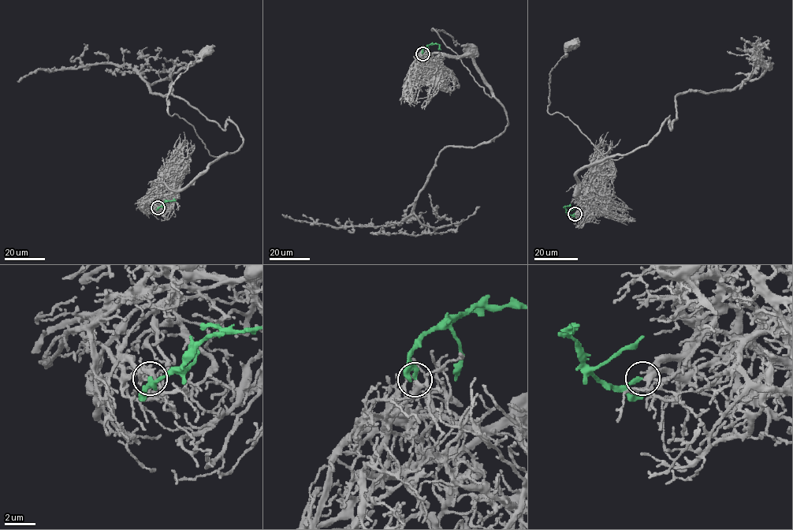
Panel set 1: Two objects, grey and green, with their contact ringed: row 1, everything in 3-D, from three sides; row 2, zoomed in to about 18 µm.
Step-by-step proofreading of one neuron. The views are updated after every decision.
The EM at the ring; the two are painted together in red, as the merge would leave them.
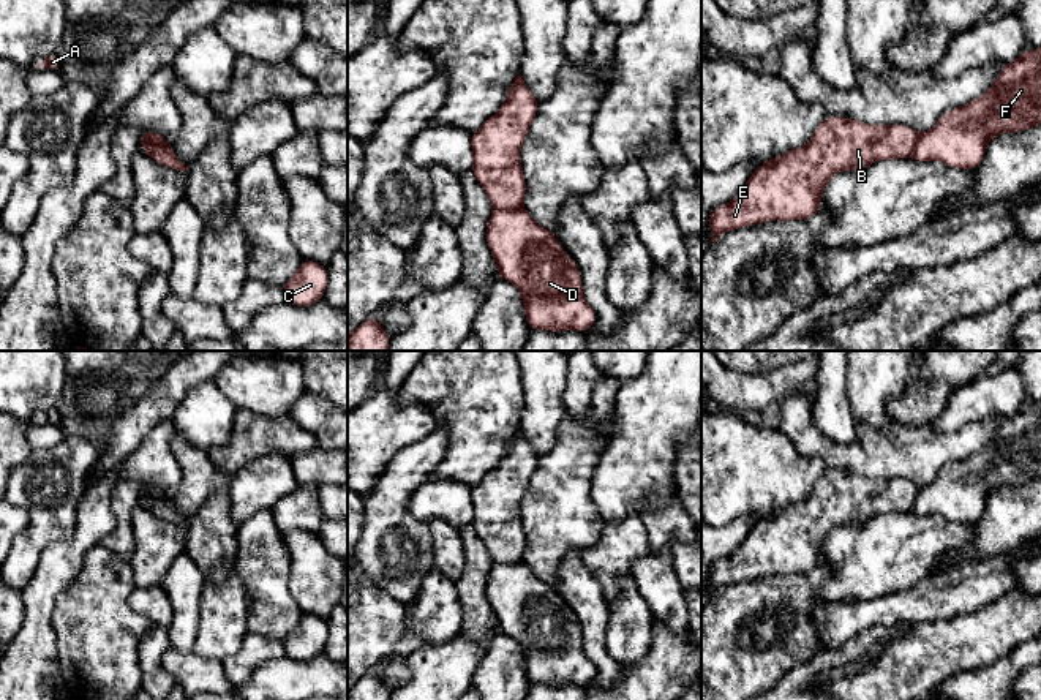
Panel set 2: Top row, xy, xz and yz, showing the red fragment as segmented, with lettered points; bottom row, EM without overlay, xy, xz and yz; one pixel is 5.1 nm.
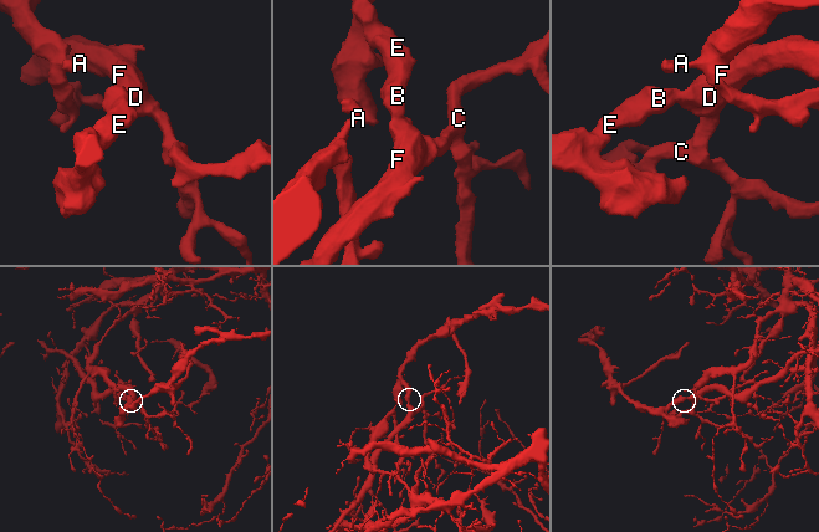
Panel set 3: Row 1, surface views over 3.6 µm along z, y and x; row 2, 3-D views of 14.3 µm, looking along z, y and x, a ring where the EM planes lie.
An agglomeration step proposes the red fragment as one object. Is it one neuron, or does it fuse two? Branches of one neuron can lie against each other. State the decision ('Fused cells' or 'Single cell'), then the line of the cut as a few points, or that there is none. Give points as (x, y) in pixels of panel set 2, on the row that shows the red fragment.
Fused cells. Split along xy (142, 131), (147, 149), (168, 143)

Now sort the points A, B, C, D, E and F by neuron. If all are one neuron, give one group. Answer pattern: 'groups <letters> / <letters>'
groups A C D F / B E

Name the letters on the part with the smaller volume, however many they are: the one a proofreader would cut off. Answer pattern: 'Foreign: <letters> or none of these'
Foreign: B, E

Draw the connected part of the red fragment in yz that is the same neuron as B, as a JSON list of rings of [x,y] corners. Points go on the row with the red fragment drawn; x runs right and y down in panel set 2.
[[[828,115],[807,145],[758,164],[731,202],[712,209],[711,243],[728,231],[769,220],[810,220],[832,175],[866,171],[875,160],[908,158],[916,142],[918,133],[907,125],[869,125]]]

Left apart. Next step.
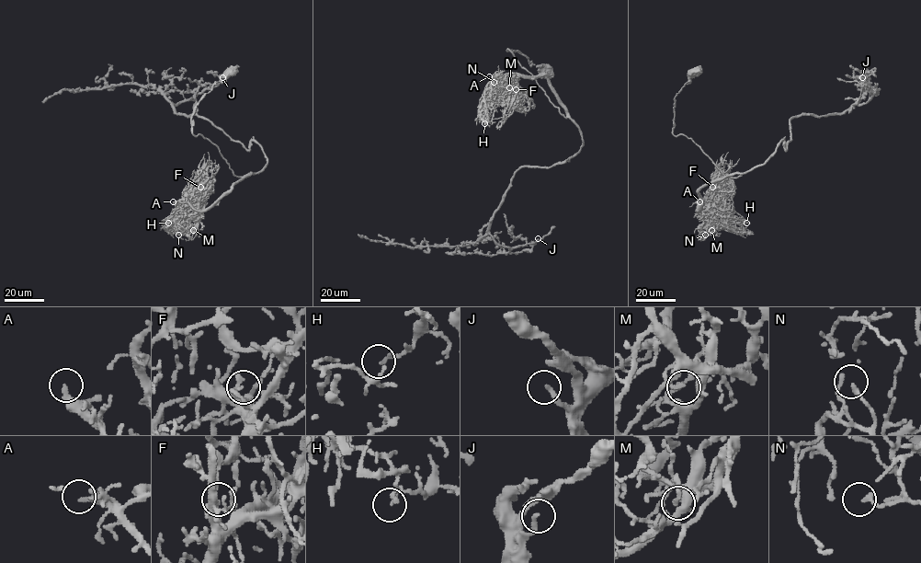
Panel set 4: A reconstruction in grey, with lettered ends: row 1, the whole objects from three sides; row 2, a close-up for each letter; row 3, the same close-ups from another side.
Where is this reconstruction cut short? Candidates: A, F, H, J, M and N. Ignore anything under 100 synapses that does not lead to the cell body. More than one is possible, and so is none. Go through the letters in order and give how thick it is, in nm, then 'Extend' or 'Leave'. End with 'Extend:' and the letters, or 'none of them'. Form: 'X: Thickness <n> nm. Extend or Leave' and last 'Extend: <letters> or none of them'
A: Thickness 360 nm. Extend
F: Thickness 160 nm. Leave
H: Thickness 120 nm. Leave
J: Thickness 190 nm. Leave
M: Thickness 150 nm. Leave
N: Thickness 140 nm. Leave
Extend: A

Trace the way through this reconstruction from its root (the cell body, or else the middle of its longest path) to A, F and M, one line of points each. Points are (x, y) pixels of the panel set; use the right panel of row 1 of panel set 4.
A: (694, 70), (675, 97), (673, 133), (724, 175), (741, 174), (704, 185), (698, 211), (708, 207), (699, 201)
F: (694, 70), (675, 97), (673, 133), (690, 138), (724, 175), (741, 174), (704, 185), (700, 212), (712, 187)
M: (694, 70), (675, 97), (673, 133), (690, 138), (724, 175), (741, 174), (699, 191), (699, 211), (711, 230)

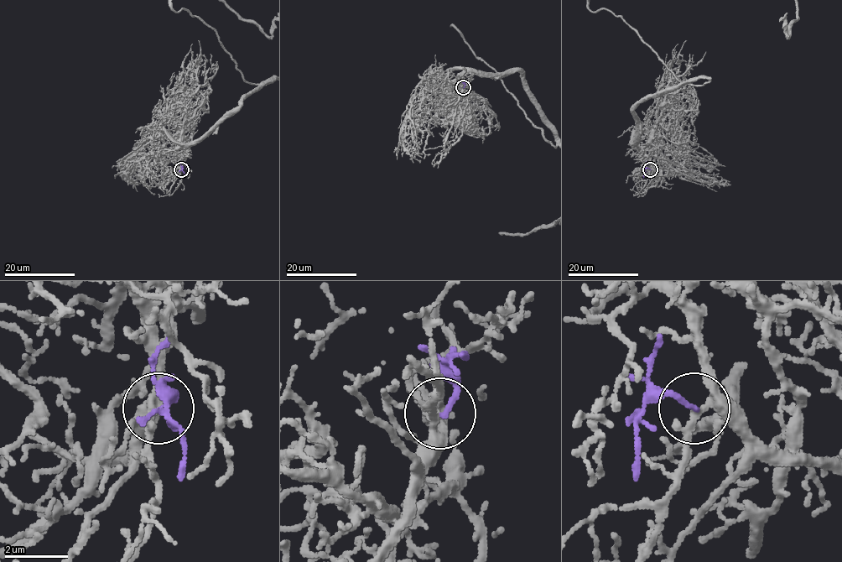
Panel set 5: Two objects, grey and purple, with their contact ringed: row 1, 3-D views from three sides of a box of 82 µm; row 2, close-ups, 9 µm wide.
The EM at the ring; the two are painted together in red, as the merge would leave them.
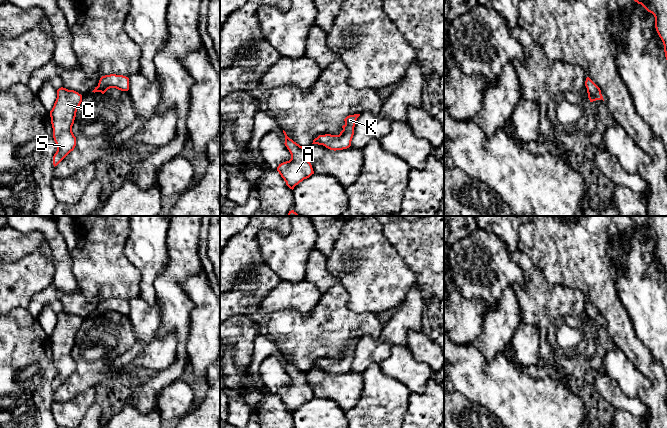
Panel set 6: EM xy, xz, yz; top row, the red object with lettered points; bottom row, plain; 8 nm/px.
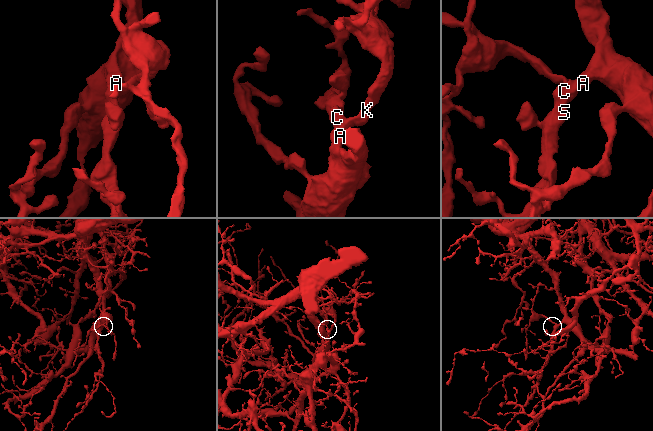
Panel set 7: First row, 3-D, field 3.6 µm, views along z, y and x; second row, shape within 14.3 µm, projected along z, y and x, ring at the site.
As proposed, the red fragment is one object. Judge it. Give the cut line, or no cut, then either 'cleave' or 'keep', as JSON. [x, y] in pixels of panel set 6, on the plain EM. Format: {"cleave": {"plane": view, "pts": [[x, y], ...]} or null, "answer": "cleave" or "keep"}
{"cleave": null, "answer": "keep"}

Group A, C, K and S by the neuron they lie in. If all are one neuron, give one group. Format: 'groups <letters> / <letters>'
groups A C K S

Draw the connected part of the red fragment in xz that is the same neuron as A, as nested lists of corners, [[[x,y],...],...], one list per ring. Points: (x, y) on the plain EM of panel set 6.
[[[284,354],[283,357],[285,359],[284,368],[291,378],[291,383],[279,388],[277,395],[286,406],[286,409],[293,414],[296,409],[314,398],[314,395],[308,384],[308,371],[302,371],[294,366]]]

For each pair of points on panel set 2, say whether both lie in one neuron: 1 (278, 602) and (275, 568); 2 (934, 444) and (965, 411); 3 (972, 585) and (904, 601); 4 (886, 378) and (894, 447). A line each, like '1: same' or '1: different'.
1: same
2: different
3: same
4: different

